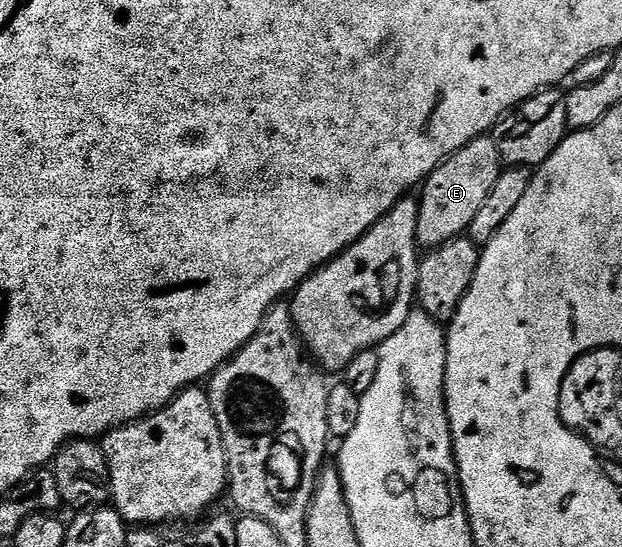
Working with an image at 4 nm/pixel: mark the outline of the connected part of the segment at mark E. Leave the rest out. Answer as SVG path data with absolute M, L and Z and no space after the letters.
M484 134L469 142L461 150L454 152L448 160L444 160L438 168L431 171L425 183L422 185L419 202L419 221L417 222L417 238L424 249L430 250L439 247L440 244L462 237L468 231L473 222L473 217L481 211L481 205L485 198L489 198L489 190L497 186L497 178L505 171L503 155L497 150L494 139Z

